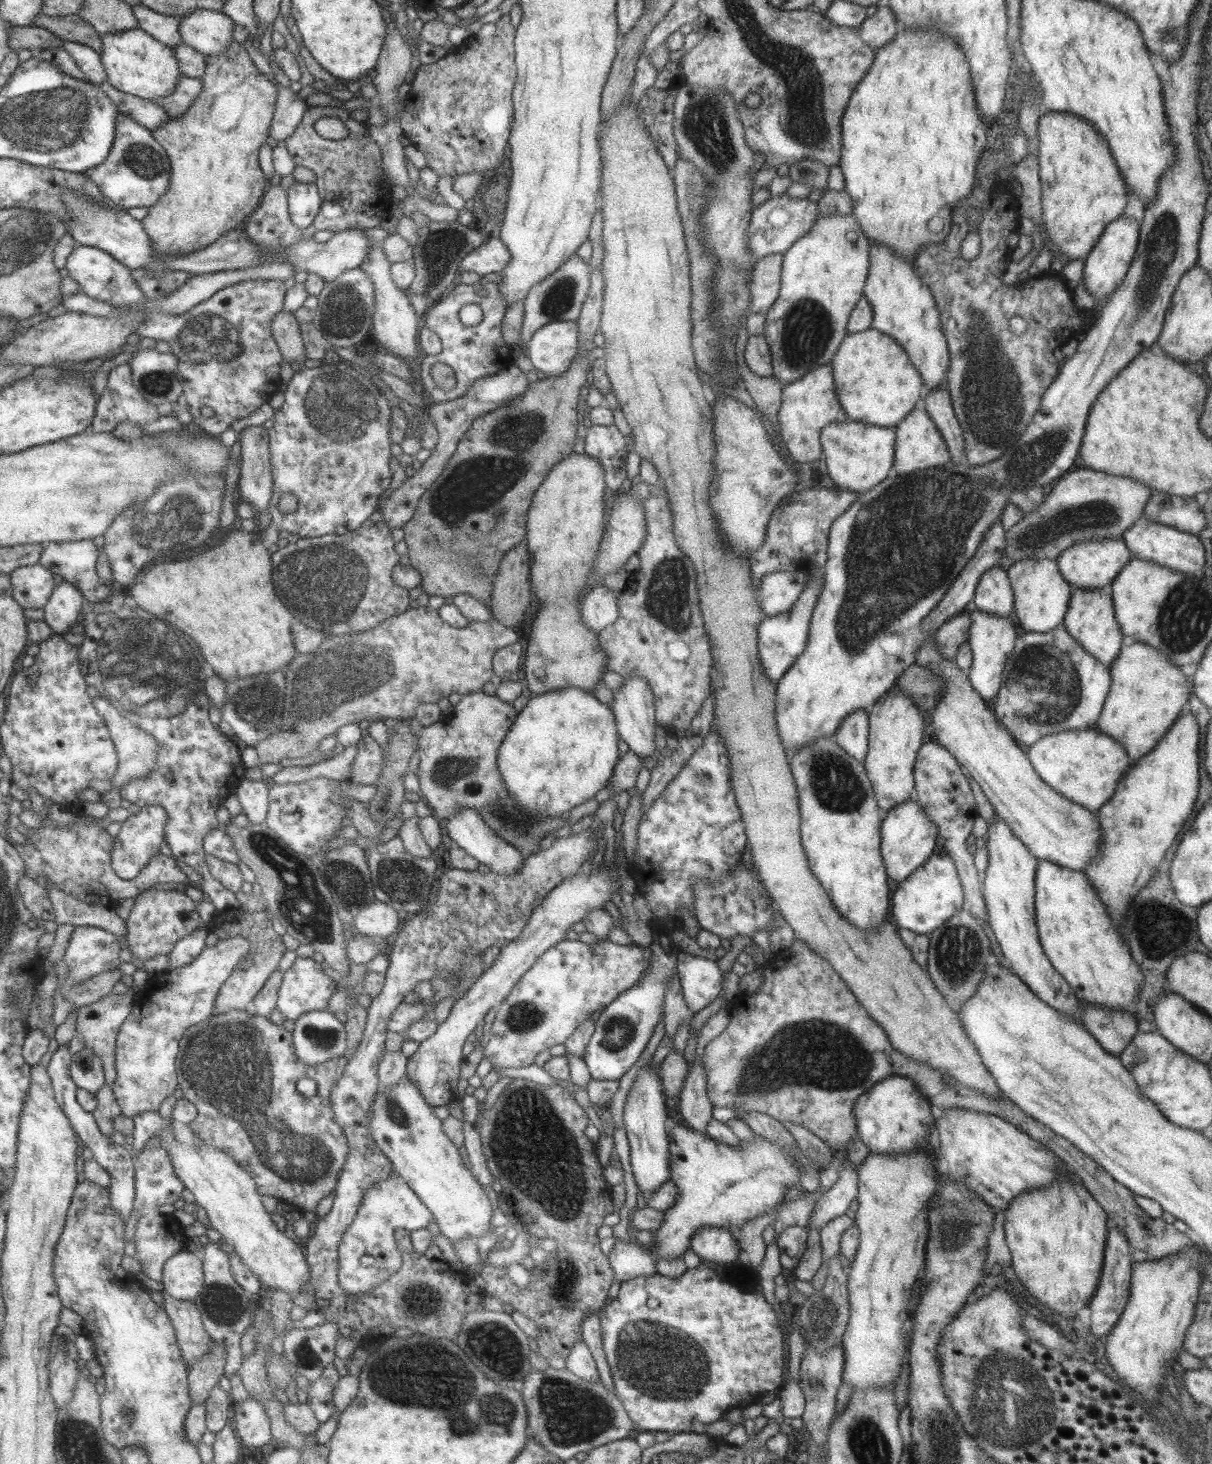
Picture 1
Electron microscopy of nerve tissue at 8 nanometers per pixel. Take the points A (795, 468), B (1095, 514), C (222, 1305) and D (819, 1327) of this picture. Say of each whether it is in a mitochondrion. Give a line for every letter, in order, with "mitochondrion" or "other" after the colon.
A: other
B: mitochondrion
C: mitochondrion
D: mitochondrion

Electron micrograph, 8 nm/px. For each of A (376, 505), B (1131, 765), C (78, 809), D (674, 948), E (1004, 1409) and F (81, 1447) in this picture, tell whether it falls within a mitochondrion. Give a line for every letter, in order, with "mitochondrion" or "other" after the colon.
A: other
B: other
C: other
D: other
E: mitochondrion
F: mitochondrion

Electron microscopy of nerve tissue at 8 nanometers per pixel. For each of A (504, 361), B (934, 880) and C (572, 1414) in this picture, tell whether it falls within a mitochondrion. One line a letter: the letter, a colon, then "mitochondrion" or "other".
A: other
B: other
C: mitochondrion

